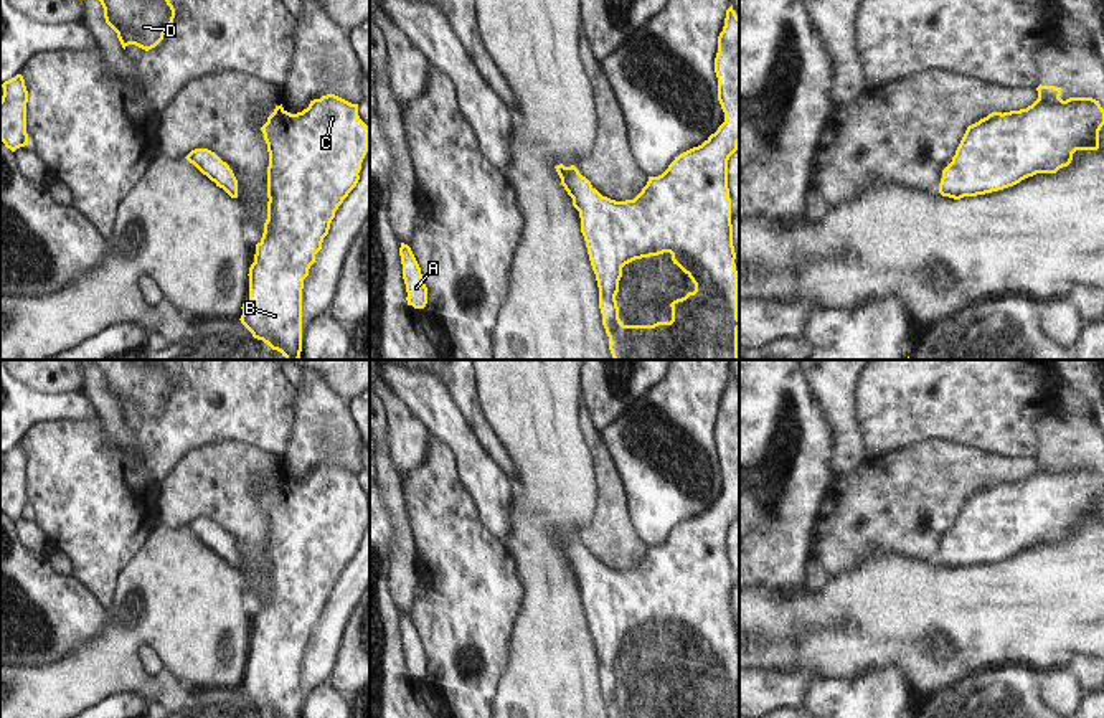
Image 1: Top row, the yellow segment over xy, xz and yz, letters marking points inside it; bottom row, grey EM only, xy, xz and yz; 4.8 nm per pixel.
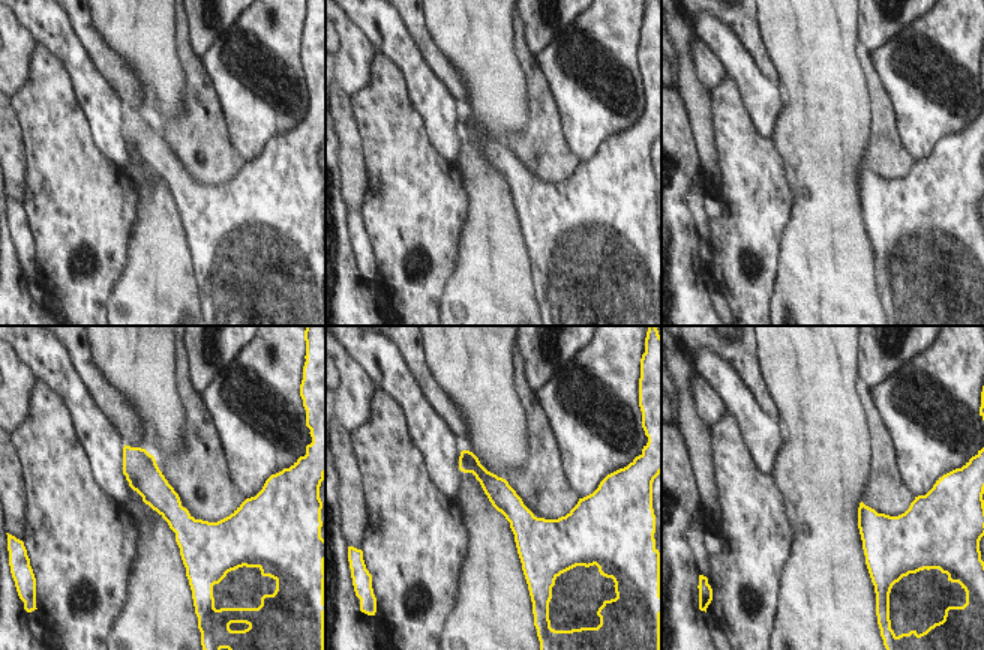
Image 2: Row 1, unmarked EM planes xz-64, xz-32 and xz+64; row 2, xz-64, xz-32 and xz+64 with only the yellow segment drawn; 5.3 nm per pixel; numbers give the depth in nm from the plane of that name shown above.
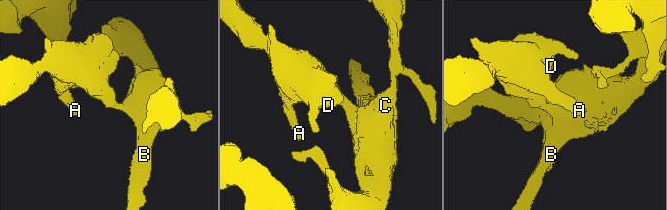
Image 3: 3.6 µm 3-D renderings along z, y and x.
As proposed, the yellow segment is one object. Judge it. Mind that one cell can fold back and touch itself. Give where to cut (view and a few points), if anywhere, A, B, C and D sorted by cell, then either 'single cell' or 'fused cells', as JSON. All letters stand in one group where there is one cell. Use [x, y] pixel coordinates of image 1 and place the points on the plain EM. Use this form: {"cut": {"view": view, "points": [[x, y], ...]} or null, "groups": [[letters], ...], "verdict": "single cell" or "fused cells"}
{"cut": null, "groups": [["A", "B", "C", "D"]], "verdict": "single cell"}

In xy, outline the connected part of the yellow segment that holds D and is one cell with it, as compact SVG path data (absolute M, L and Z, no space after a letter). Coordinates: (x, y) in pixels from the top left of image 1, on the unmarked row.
M74 360L79 368L96 366L106 393L117 403L125 419L135 414L155 418L170 399L175 378L163 360Z

